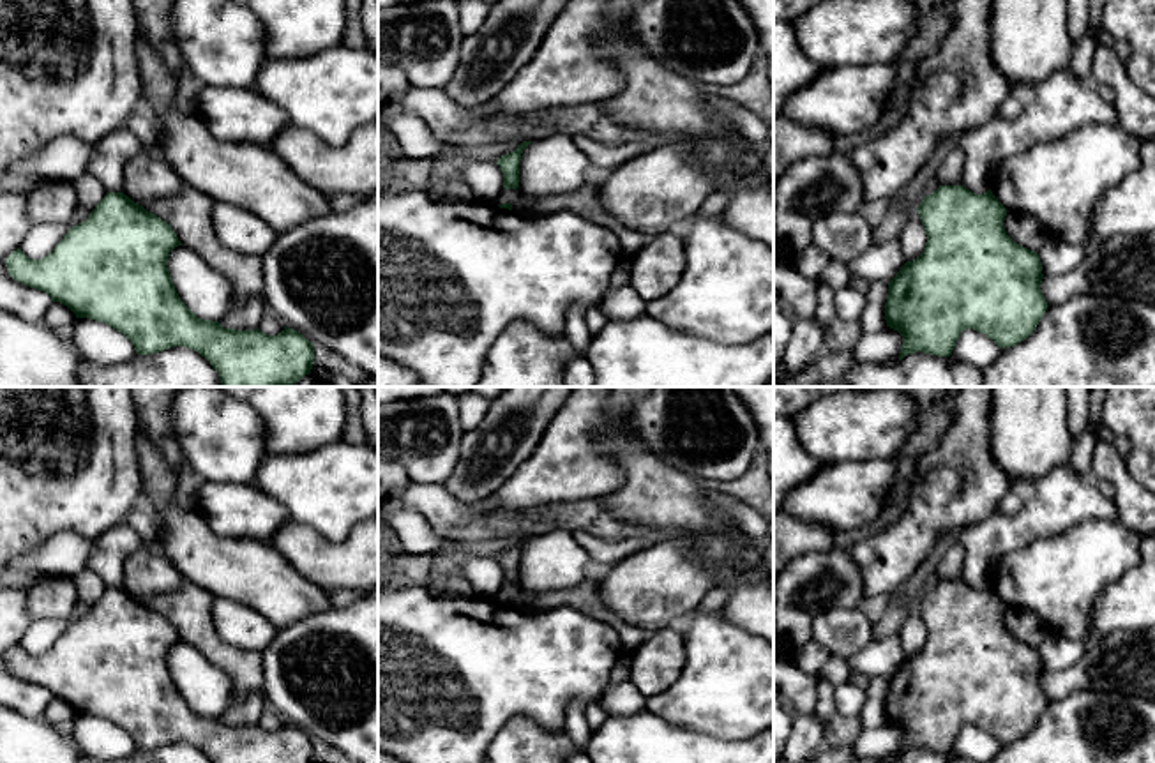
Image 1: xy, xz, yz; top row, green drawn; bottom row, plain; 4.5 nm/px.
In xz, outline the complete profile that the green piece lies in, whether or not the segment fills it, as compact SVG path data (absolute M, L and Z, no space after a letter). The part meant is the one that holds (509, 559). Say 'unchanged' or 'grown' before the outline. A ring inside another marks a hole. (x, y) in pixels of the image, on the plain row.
unchanged | M523 537L517 540L517 544L510 549L505 549L498 553L496 560L500 562L503 569L503 583L505 585L517 585L519 583L519 556L523 546L530 540L532 537Z

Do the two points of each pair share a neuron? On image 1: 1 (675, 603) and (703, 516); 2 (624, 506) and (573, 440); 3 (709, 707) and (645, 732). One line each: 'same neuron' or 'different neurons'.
1: different neurons
2: different neurons
3: different neurons

